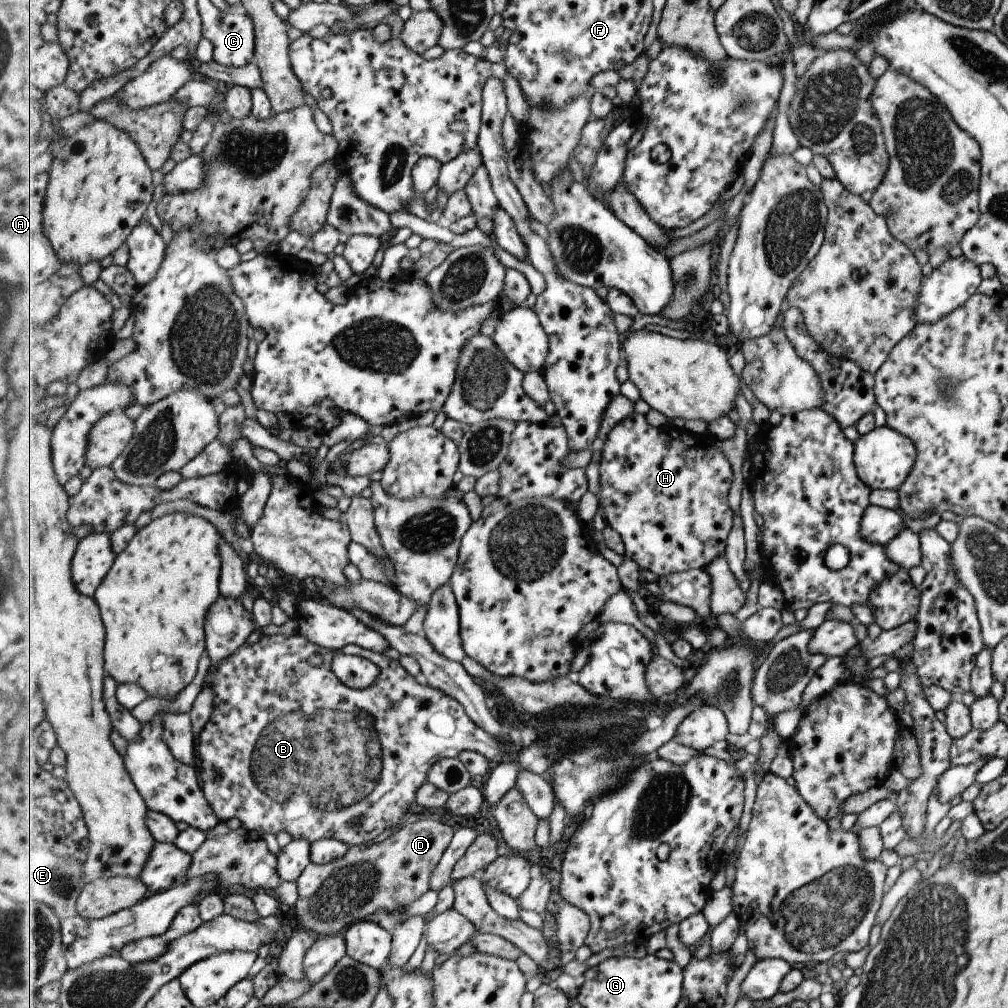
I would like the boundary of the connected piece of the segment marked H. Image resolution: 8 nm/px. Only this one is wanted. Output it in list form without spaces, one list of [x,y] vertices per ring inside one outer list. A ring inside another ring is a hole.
[[[635,412],[628,419],[611,429],[608,440],[609,442],[604,446],[604,456],[600,466],[600,473],[602,474],[601,490],[595,496],[598,499],[599,508],[602,506],[606,512],[608,526],[615,529],[622,538],[625,546],[625,558],[634,560],[640,569],[650,570],[660,578],[691,569],[705,569],[716,558],[725,556],[730,532],[734,528],[735,514],[729,506],[729,490],[731,490],[731,484],[733,484],[733,468],[731,468],[729,458],[715,446],[715,437],[709,433],[692,434],[683,428],[673,430],[671,427],[656,427],[647,420],[645,415]]]

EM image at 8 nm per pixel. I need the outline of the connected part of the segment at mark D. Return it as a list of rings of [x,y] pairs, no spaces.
[[[418,820],[403,825],[380,843],[350,847],[350,851],[343,858],[329,864],[318,865],[311,862],[306,872],[296,881],[298,899],[294,905],[294,911],[300,926],[317,937],[328,937],[345,928],[349,929],[356,922],[377,918],[382,913],[393,913],[402,908],[405,909],[417,898],[427,894],[427,890],[430,889],[431,874],[442,861],[446,850],[450,848],[455,833],[456,831],[449,824],[443,824],[438,820]]]

